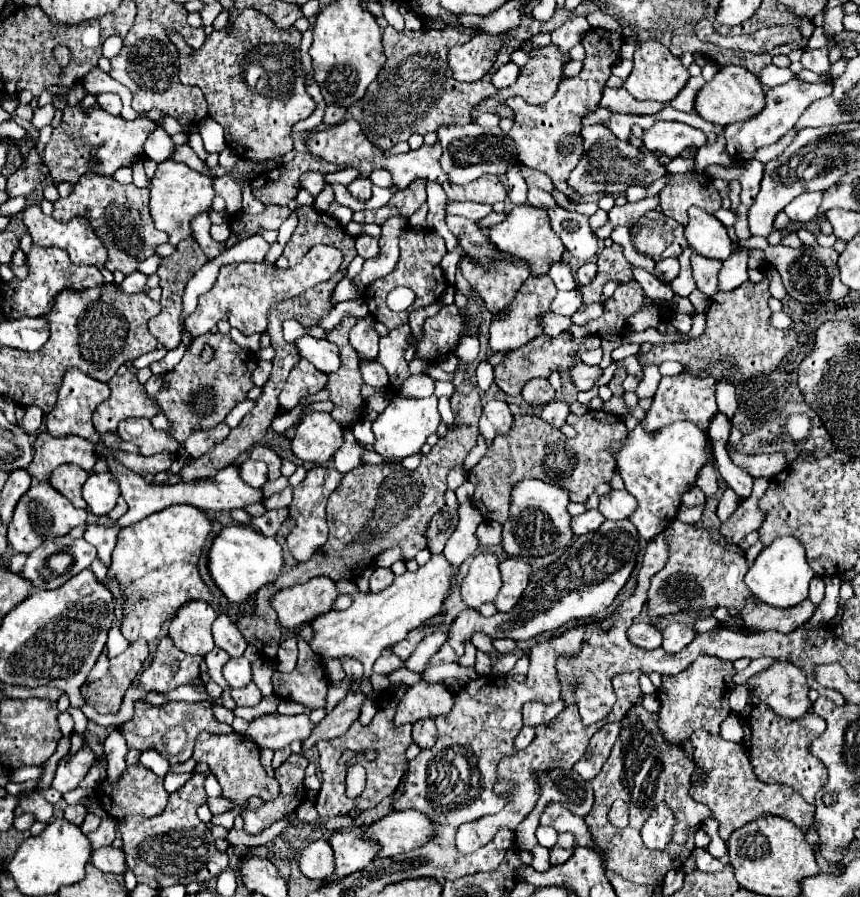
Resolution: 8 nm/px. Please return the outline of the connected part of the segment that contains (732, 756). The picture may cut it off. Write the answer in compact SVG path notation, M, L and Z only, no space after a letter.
M702 729L690 737L690 743L694 747L694 761L708 775L708 781L702 787L690 787L690 795L714 811L714 819L720 821L720 837L724 841L728 841L732 831L740 829L748 821L758 819L760 815L780 815L790 819L800 829L808 829L814 823L816 807L806 803L798 793L792 791L792 787L770 785L754 775L754 767L750 765L744 745L724 741L720 735L710 735Z

